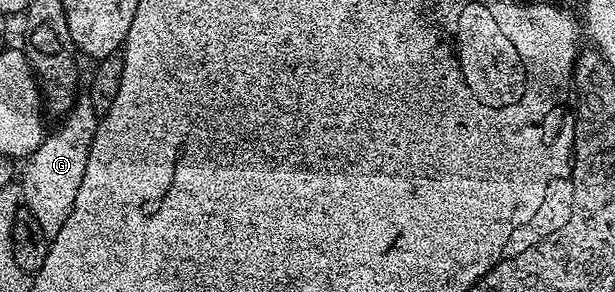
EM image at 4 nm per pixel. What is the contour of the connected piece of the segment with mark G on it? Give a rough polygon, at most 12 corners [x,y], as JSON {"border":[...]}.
{"border":[[77,54],[75,103],[25,158],[18,187],[43,234],[73,210],[100,114],[98,59]]}

